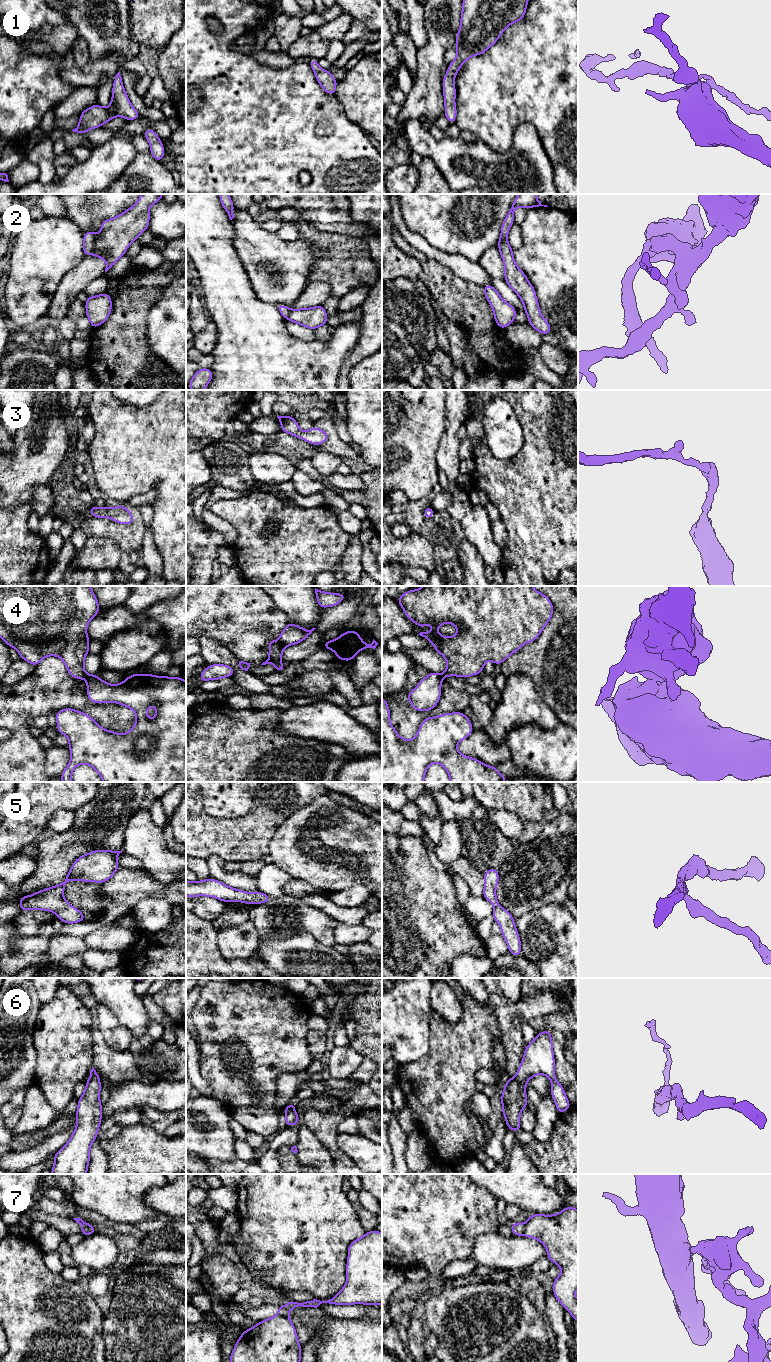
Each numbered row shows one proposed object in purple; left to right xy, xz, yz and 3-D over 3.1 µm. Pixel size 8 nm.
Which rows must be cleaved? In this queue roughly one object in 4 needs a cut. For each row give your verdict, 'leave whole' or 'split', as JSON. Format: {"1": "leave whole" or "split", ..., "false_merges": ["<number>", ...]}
{"1": "leave whole", "2": "split", "3": "leave whole", "4": "split", "5": "leave whole", "6": "leave whole", "7": "split", "false_merges": ["2", "4", "7"]}

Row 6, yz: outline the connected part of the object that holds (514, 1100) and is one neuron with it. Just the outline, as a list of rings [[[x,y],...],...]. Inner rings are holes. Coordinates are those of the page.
[[[551,1031],[536,1034],[534,1040],[524,1049],[524,1056],[514,1078],[506,1079],[501,1094],[502,1113],[507,1129],[517,1133],[521,1129],[520,1114],[527,1107],[526,1084],[530,1078],[543,1074],[551,1080],[551,1096],[559,1114],[569,1110],[571,1104],[565,1089],[555,1076],[555,1059]]]

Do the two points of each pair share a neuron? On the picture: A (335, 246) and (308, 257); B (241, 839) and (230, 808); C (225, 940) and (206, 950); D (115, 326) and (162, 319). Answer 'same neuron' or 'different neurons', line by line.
A: different neurons
B: different neurons
C: different neurons
D: different neurons

